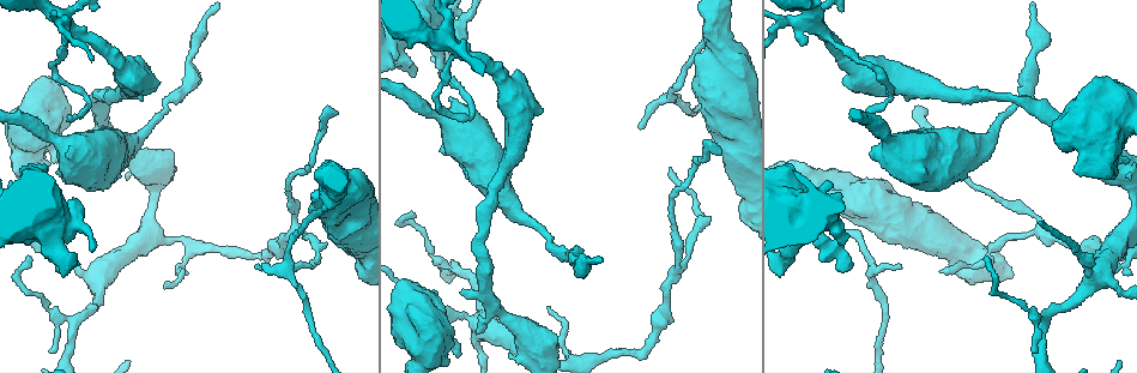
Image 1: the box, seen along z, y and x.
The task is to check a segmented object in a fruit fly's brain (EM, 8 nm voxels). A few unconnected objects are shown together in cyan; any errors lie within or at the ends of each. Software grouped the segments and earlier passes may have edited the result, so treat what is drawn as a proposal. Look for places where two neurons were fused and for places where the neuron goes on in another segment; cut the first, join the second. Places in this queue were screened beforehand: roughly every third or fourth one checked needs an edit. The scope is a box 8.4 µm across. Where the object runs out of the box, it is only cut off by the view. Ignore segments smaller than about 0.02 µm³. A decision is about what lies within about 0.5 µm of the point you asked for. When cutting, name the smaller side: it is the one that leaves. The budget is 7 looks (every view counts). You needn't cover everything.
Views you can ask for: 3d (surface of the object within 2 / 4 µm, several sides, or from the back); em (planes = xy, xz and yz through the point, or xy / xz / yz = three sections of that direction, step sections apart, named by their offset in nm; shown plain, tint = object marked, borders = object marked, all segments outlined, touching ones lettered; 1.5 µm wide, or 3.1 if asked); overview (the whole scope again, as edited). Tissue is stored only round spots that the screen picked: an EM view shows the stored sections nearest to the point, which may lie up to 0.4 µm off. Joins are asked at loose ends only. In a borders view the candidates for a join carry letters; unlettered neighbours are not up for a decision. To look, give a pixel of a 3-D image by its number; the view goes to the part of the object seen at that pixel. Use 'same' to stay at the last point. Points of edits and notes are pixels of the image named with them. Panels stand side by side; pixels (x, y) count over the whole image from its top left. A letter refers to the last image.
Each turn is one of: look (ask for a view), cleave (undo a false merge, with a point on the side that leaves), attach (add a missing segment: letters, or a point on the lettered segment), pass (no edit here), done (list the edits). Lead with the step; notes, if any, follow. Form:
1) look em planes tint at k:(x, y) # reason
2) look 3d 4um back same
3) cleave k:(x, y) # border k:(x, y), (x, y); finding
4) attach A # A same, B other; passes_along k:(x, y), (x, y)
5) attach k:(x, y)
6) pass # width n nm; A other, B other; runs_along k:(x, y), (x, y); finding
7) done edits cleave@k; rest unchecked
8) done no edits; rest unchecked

look em planes plain at 1:(848, 270) # an open end

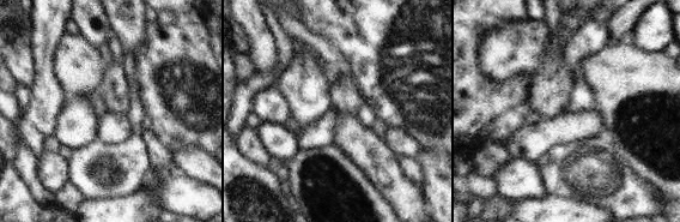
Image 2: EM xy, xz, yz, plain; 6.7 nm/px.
look em planes borders same # what lies round it

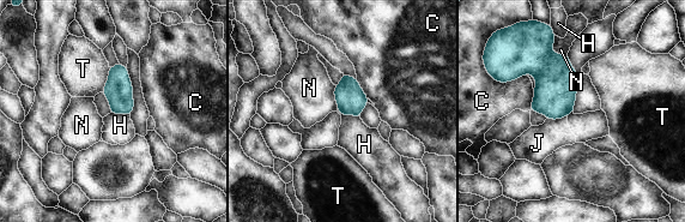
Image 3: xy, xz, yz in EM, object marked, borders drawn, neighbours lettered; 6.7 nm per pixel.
pass # width 190 nm; C other, H other, J other, N other, T other; border 3:(338, 109), (341, 114), (359, 118); no lettered segment goes on from it

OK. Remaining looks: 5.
look 3d 4um at 1:(902, 268) # an open end

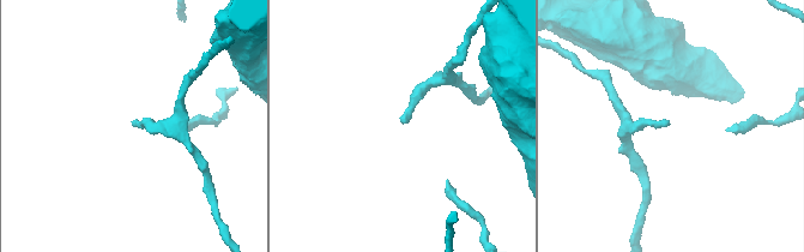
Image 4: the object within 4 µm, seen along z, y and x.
look em planes borders at 4:(406, 122) # now the EM

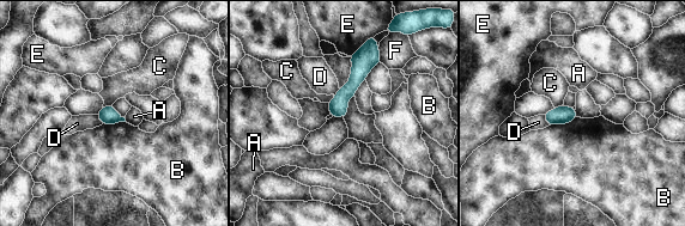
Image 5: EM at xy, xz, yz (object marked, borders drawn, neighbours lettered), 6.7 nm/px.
pass # width 120 nm; A other, B other, C other, D other, E other, F other; border 5:(576, 116), (567, 123), (550, 126); none of them fits

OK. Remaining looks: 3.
look em xy step 8 tint at 1:(121, 64) # sudden change in width

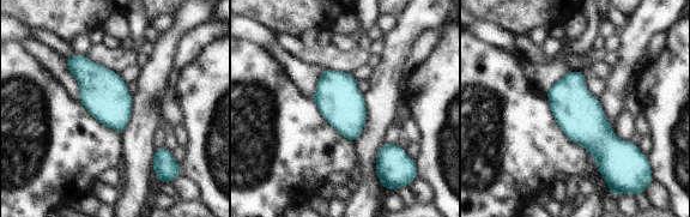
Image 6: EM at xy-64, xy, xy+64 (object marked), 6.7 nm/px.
look em yz step 8 tint same

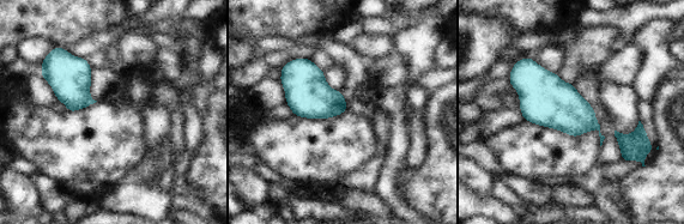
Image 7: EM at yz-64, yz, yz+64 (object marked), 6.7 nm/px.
look em yz step 8 borders same

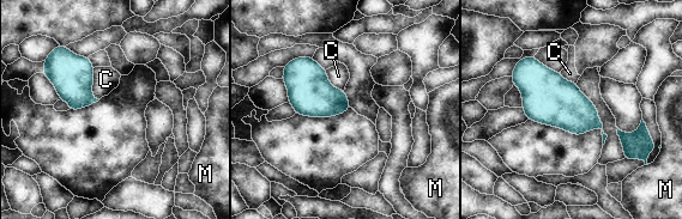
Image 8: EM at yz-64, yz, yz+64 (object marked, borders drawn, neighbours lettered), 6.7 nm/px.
pass # longest_contact C 220 nm; C other, M other; border 8:(95, 67), (92, 95), (98, 99); continuous, no second neuron

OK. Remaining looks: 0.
done no edits; rest unchecked

